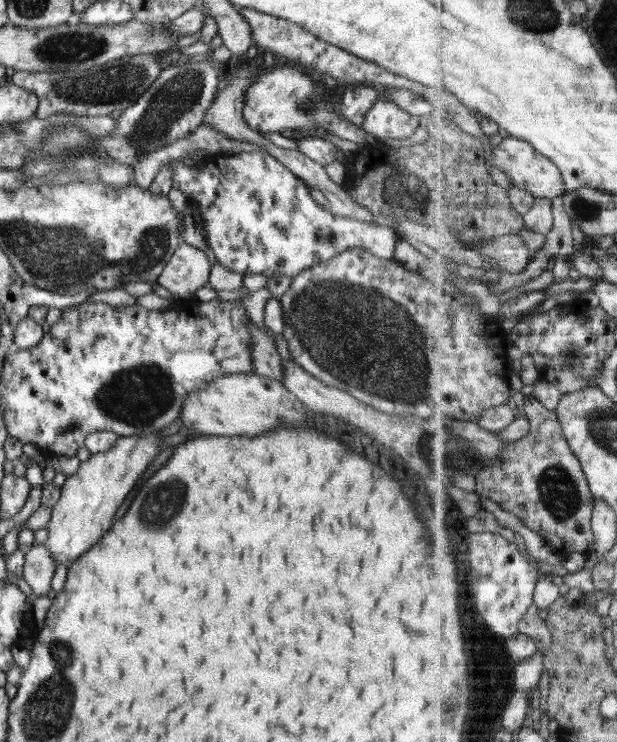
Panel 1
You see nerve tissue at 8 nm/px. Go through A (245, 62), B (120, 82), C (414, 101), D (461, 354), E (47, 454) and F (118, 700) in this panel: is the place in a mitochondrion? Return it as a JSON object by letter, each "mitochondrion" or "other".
{"A":"other","B":"mitochondrion","C":"other","D":"other","E":"other","F":"other"}

